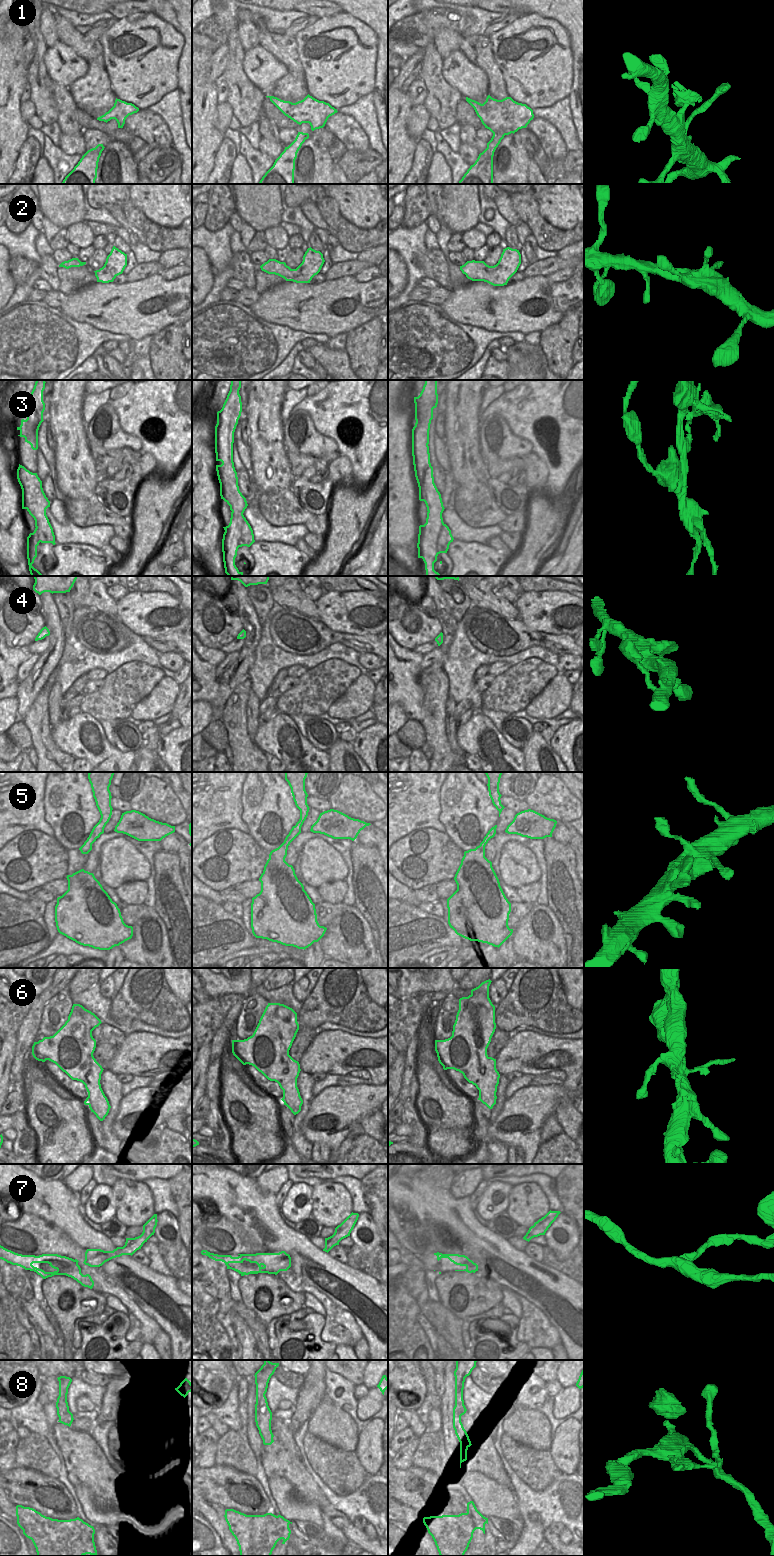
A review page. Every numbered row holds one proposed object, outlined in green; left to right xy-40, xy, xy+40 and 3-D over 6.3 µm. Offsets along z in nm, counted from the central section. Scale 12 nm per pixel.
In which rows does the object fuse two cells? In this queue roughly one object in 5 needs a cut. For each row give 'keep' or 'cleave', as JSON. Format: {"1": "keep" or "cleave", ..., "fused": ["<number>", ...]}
{"1": "keep", "2": "keep", "3": "cleave", "4": "keep", "5": "keep", "6": "keep", "7": "cleave", "8": "cleave", "fused": ["3", "7", "8"]}

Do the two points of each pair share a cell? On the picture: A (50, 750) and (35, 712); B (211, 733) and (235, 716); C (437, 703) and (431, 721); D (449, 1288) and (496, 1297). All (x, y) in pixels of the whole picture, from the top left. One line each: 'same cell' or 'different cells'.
A: same cell
B: different cells
C: same cell
D: same cell

